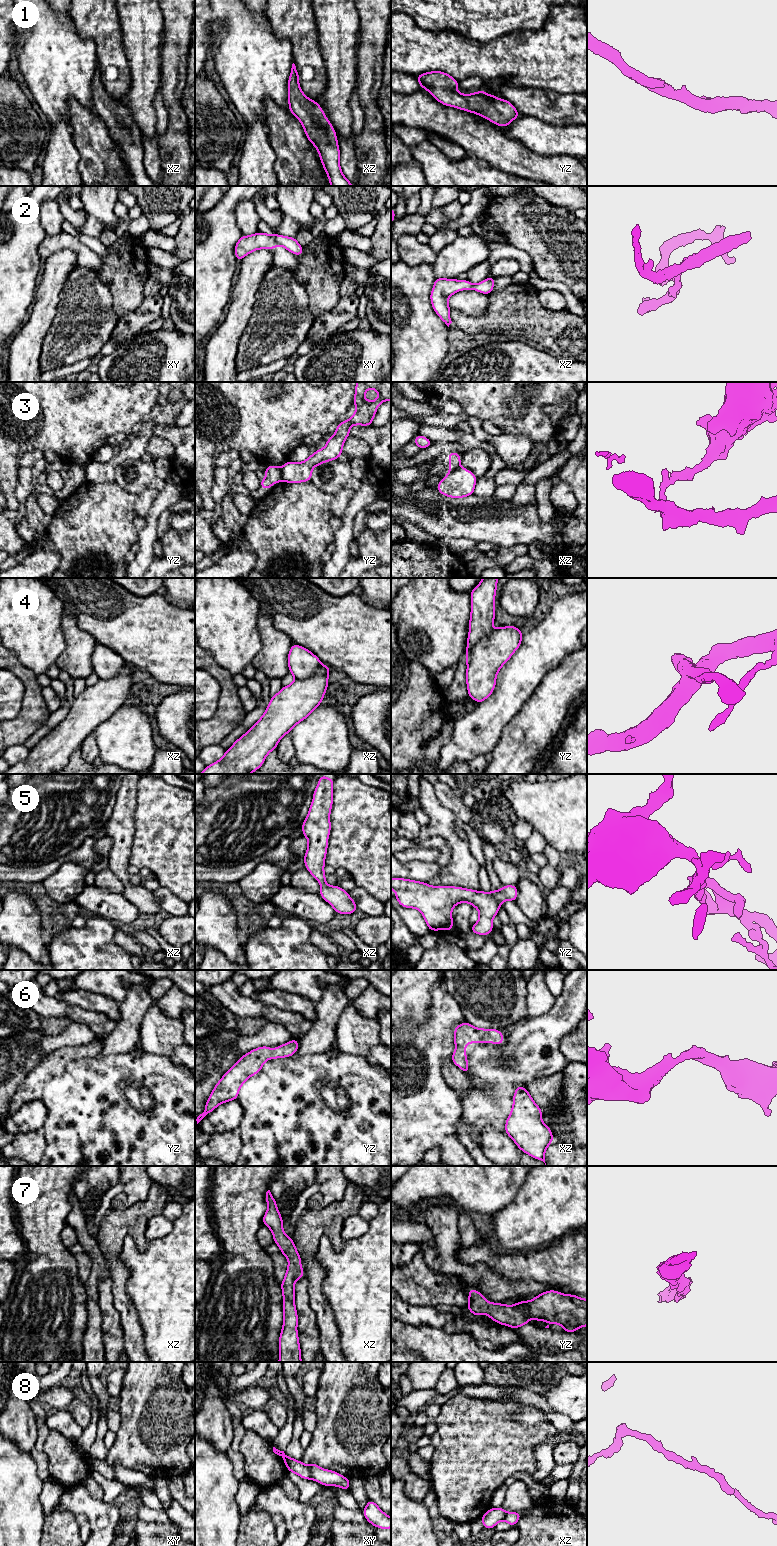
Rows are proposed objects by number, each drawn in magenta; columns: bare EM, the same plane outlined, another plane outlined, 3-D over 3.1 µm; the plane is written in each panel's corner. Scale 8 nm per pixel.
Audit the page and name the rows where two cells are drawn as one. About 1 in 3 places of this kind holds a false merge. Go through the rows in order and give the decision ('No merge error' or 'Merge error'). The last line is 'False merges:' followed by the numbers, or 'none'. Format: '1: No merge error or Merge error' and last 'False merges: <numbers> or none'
1: No merge error
2: Merge error
3: Merge error
4: Merge error
5: No merge error
6: No merge error
7: No merge error
8: Merge error
False merges: 2, 3, 4, 8

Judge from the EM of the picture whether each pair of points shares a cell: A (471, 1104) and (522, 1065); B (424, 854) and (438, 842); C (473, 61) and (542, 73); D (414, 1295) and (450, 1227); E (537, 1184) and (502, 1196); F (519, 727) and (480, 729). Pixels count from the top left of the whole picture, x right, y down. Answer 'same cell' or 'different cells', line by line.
A: same cell
B: different cells
C: same cell
D: different cells
E: different cells
F: different cells

